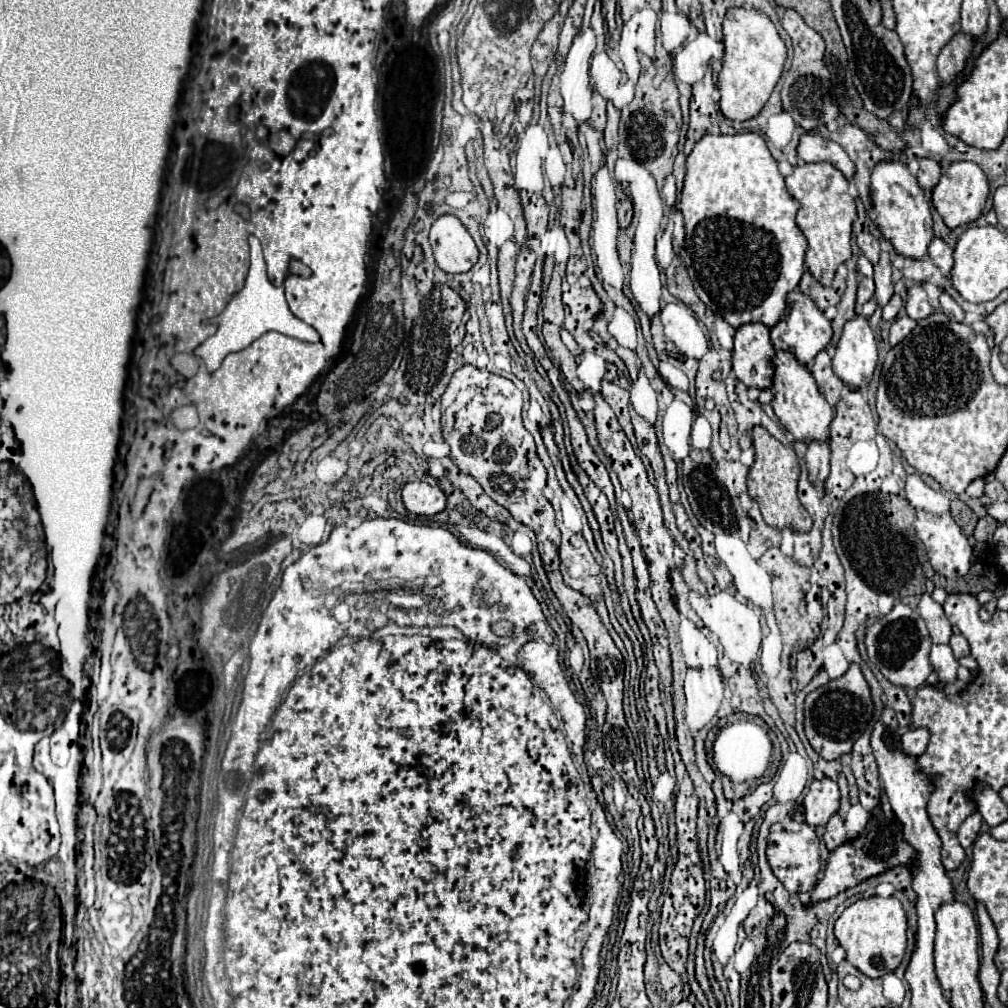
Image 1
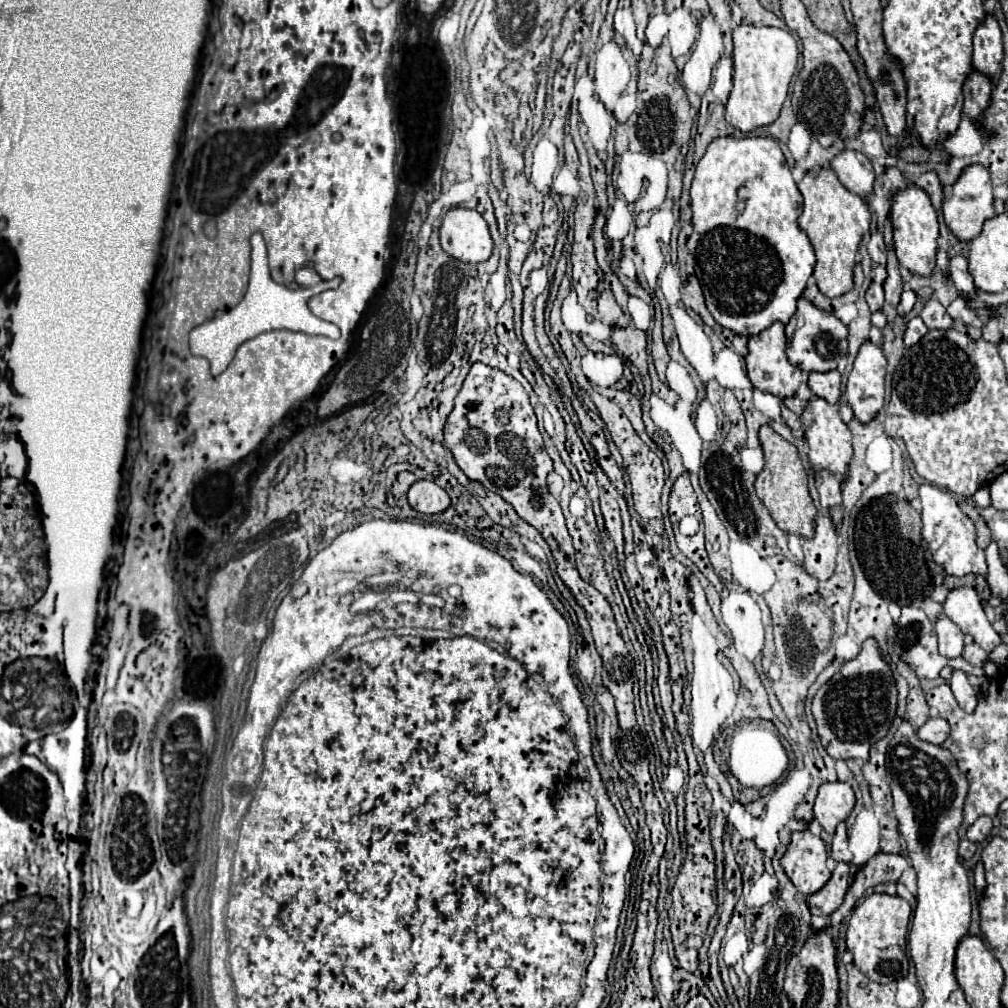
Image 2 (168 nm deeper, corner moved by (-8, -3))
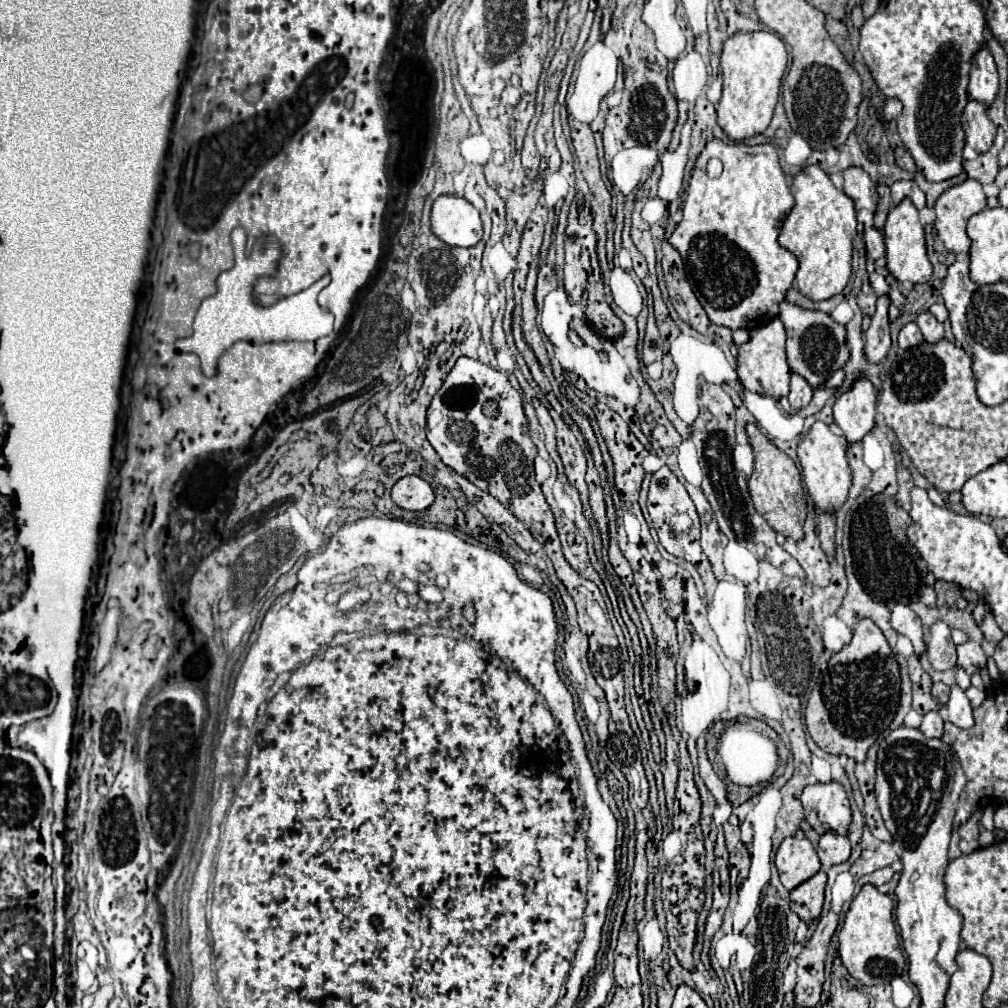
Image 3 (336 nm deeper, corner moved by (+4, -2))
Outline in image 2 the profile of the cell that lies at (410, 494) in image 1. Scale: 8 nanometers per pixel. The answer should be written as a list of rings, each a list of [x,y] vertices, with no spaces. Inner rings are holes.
[[[417,481],[407,493],[409,505],[419,513],[441,513],[449,507],[449,495],[433,481]]]

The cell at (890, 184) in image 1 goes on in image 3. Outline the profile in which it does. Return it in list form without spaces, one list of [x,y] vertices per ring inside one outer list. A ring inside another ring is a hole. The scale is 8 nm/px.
[[[901,200],[895,208],[889,210],[885,222],[885,248],[887,248],[887,270],[895,276],[895,280],[921,284],[931,278],[933,268],[925,252],[923,224],[919,222],[917,208],[911,204],[911,200]]]

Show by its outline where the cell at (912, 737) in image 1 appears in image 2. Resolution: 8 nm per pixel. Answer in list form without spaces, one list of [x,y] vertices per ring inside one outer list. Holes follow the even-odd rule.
[[[933,717],[917,733],[923,741],[933,743],[933,745],[941,745],[949,737],[949,723],[941,717]]]

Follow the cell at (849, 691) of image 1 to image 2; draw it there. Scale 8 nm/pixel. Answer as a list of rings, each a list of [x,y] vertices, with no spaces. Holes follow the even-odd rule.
[[[869,637],[859,655],[841,667],[839,677],[827,681],[813,699],[813,717],[825,751],[835,759],[869,759],[869,749],[883,739],[895,719],[897,685],[893,671],[883,659],[879,645]]]

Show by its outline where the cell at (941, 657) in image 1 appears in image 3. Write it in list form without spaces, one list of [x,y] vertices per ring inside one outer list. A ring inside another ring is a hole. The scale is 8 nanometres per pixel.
[[[953,686],[951,694],[949,694],[947,710],[945,710],[947,720],[951,720],[959,728],[971,728],[973,726],[971,712],[973,712],[973,708],[971,708],[969,698],[965,696],[965,692],[959,686]]]

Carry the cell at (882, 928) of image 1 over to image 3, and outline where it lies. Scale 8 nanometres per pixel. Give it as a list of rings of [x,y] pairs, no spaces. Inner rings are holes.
[[[871,884],[863,886],[845,914],[837,950],[849,974],[859,982],[867,986],[891,982],[905,968],[905,958],[899,950],[899,938],[893,922],[893,900]]]

